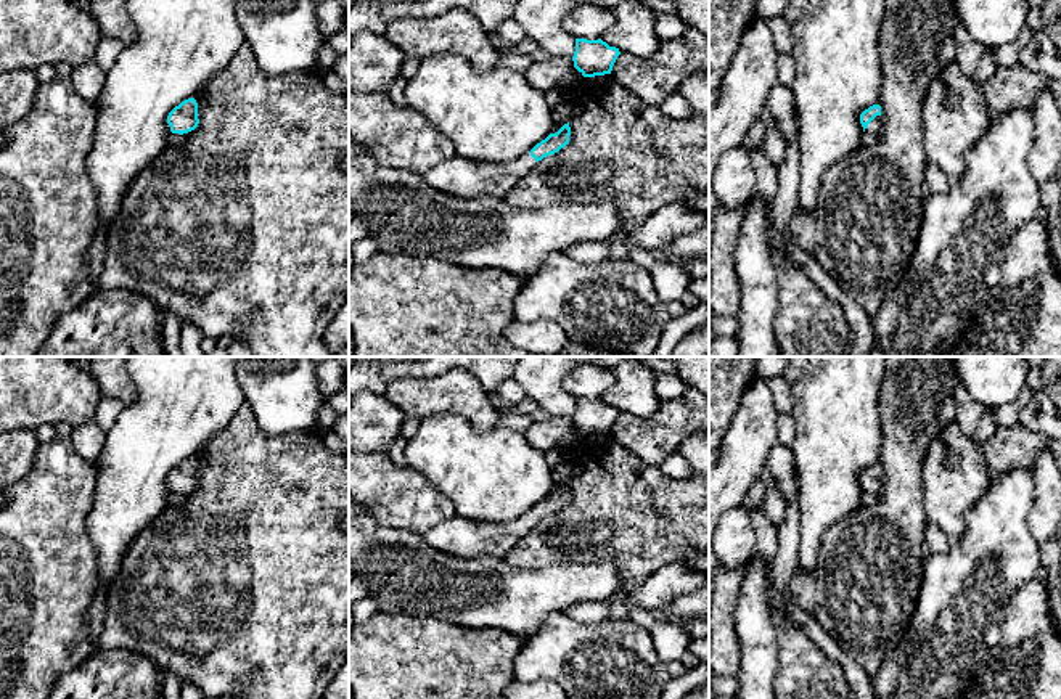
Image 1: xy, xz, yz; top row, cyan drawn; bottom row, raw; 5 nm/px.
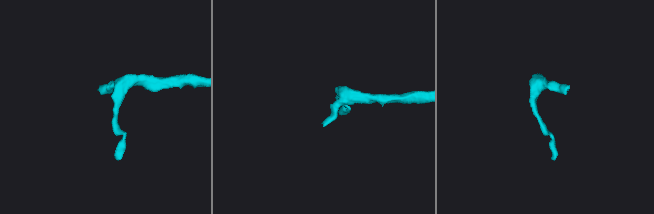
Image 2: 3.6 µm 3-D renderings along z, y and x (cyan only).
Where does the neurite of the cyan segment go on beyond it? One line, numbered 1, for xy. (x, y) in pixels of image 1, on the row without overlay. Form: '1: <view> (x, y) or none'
1: none

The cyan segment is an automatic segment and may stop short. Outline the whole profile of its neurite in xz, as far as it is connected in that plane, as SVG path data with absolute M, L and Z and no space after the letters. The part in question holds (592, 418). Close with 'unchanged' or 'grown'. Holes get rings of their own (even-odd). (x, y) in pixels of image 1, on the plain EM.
M576 399L576 411L572 416L574 427L584 437L611 434L612 426L621 415L619 408L609 407L601 399L587 400Z; unchanged

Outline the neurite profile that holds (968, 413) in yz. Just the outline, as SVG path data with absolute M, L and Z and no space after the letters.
M958 382L955 390L953 390L953 397L955 397L955 421L958 424L958 427L968 435L971 437L976 429L979 427L979 423L982 419L982 416L985 415L987 408L976 402L966 390L966 387Z

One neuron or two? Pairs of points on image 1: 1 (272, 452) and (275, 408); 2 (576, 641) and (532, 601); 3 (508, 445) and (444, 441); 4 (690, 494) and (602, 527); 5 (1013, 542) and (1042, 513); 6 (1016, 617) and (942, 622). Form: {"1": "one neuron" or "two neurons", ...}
{"1": "two neurons", "2": "two neurons", "3": "one neuron", "4": "one neuron", "5": "two neurons", "6": "two neurons"}

